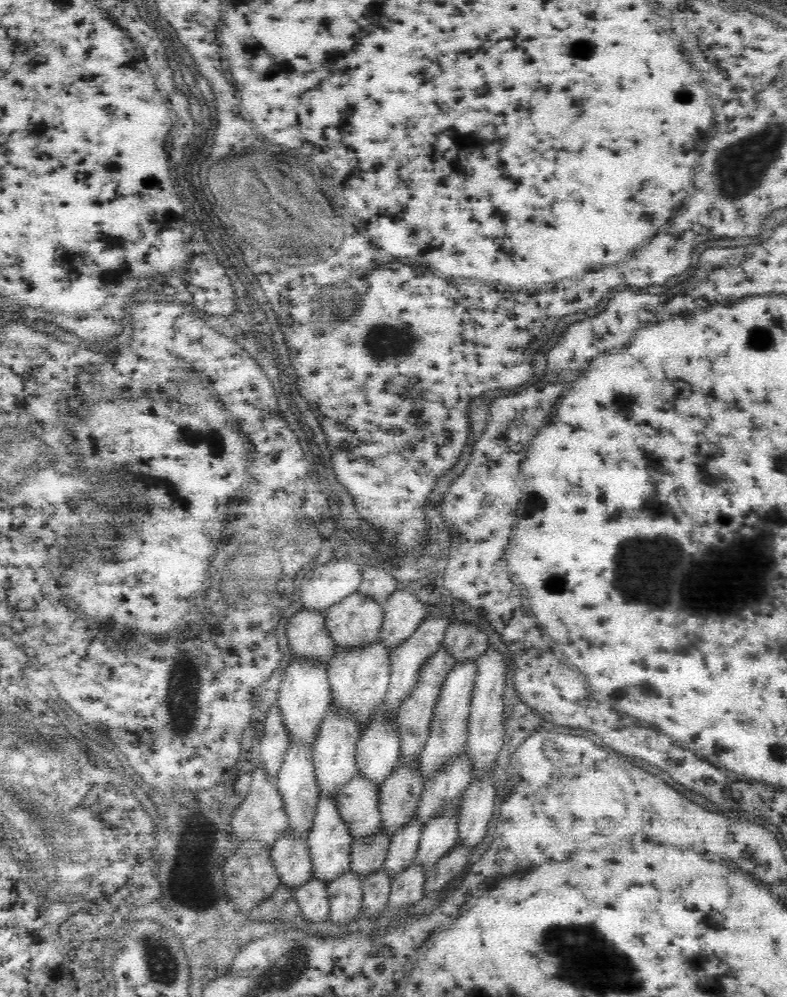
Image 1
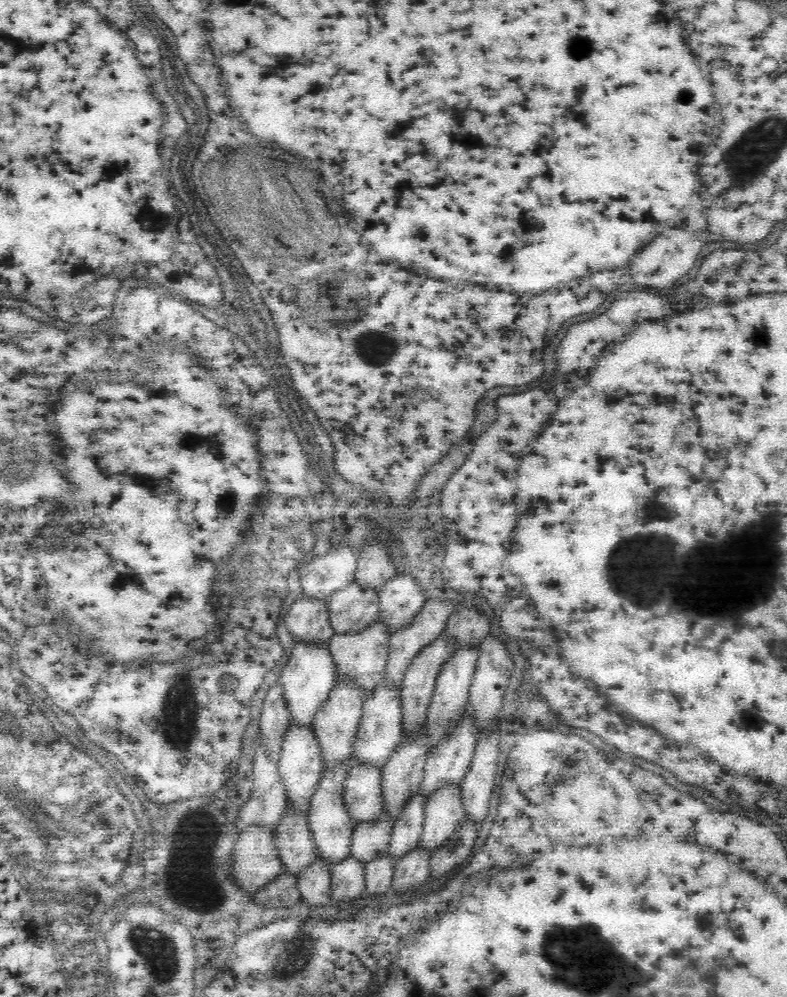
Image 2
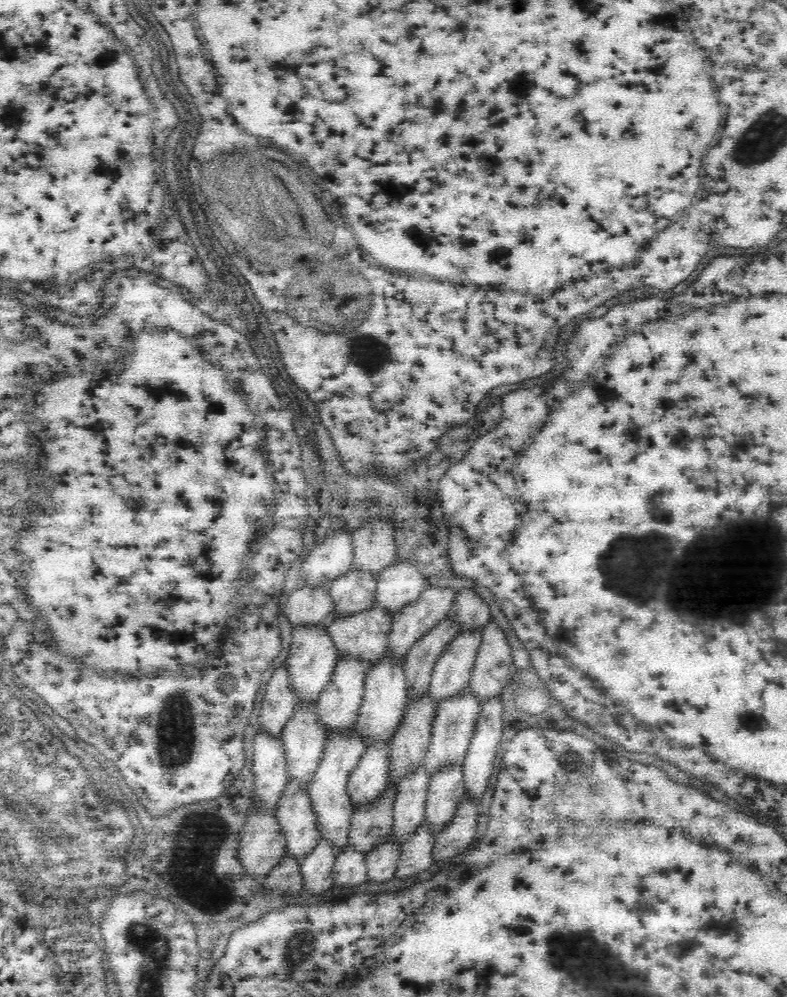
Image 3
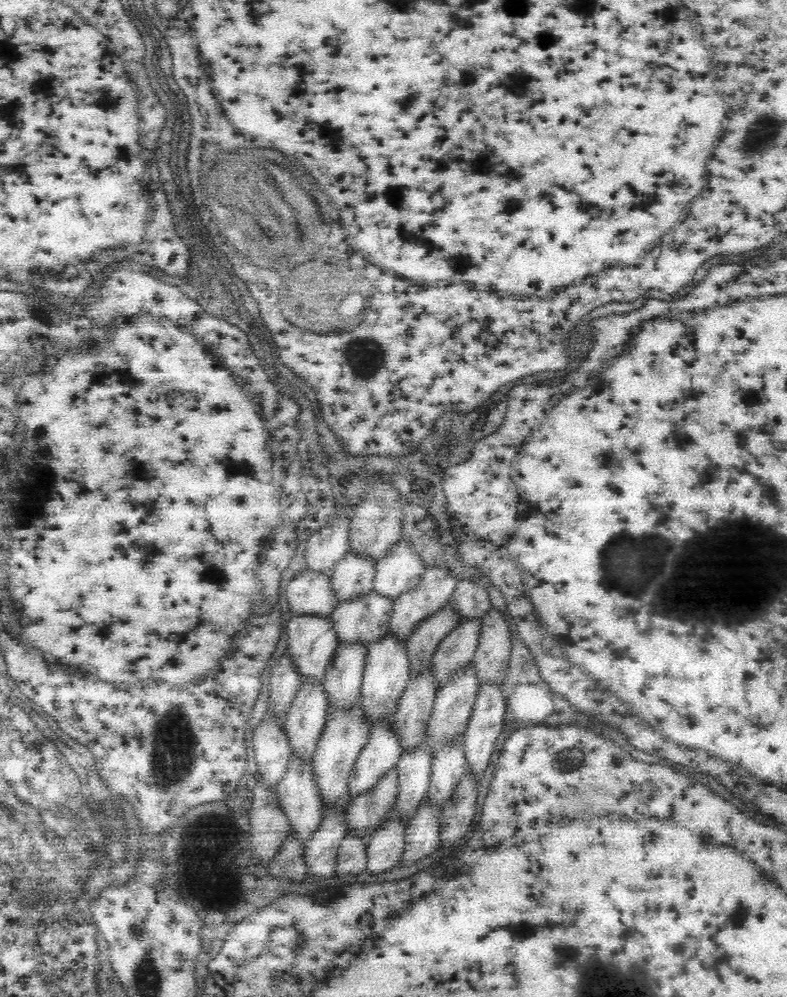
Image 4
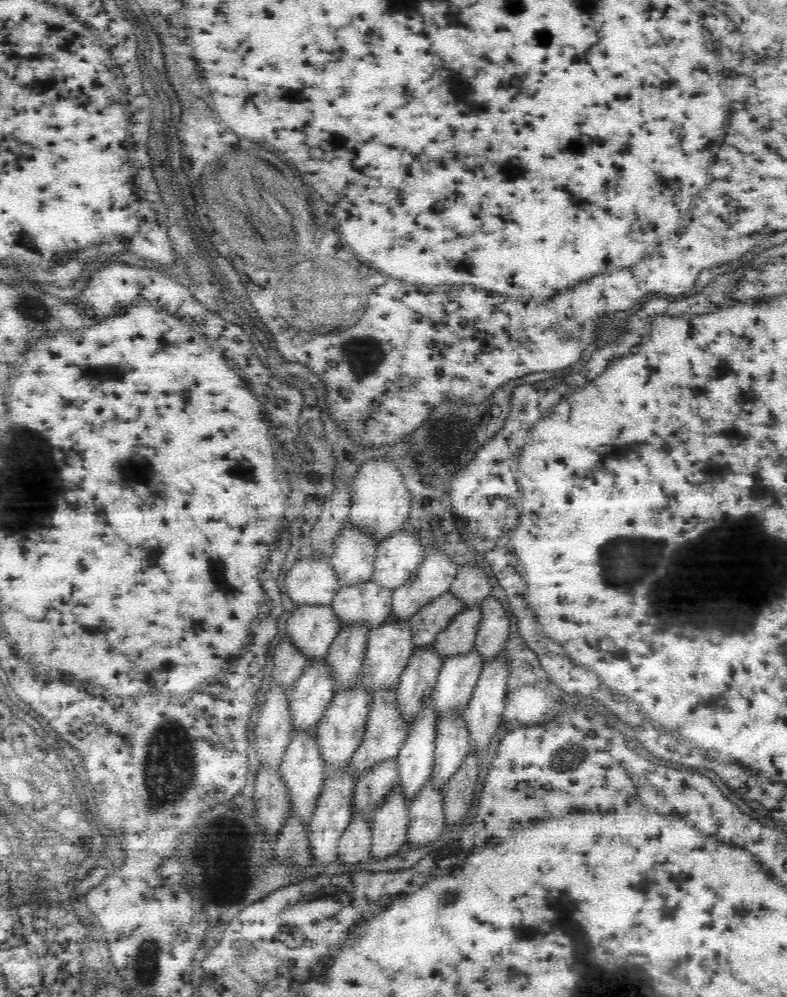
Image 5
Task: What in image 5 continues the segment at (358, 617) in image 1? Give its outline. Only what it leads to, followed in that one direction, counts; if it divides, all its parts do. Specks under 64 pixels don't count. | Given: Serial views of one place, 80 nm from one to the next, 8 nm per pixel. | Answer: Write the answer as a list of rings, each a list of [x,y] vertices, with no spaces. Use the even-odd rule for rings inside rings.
[[[348,522],[336,539],[334,554],[331,556],[332,570],[340,587],[361,587],[373,581],[373,570],[377,556],[377,544],[372,537],[354,529]]]

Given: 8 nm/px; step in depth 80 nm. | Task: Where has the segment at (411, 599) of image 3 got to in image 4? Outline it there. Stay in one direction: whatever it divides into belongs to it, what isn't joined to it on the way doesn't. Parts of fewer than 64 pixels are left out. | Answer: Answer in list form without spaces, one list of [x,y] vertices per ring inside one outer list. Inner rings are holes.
[[[400,540],[391,548],[389,555],[375,566],[373,591],[393,604],[401,594],[415,591],[424,571],[418,553]]]

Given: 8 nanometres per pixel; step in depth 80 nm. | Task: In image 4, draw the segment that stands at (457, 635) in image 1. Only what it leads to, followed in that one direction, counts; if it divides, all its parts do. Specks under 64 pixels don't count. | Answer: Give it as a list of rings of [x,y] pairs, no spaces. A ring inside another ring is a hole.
[[[468,577],[457,583],[449,605],[460,615],[461,620],[481,620],[491,608],[484,582]]]

